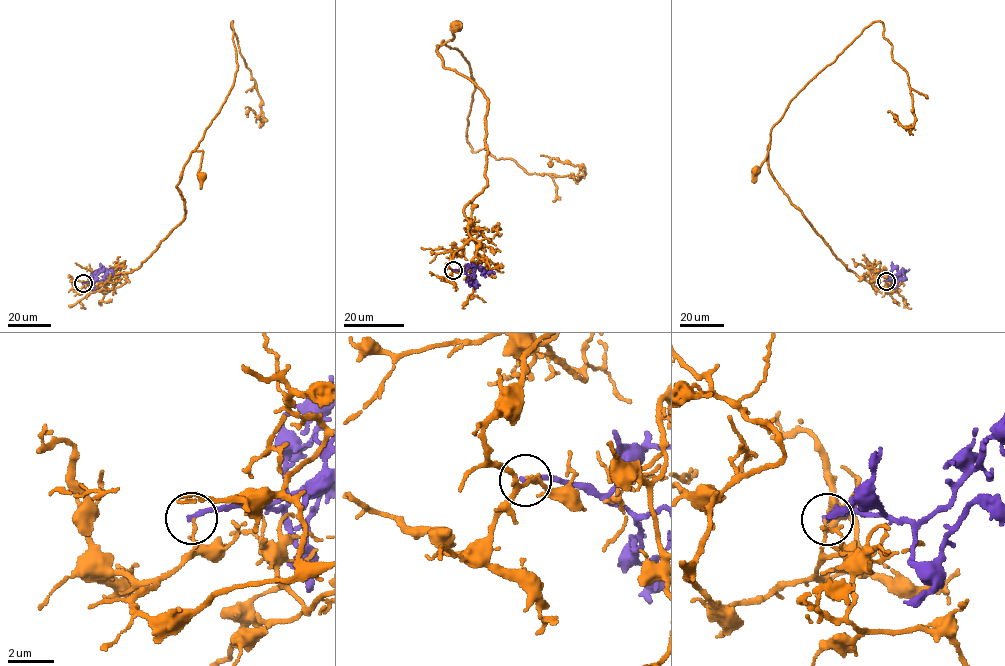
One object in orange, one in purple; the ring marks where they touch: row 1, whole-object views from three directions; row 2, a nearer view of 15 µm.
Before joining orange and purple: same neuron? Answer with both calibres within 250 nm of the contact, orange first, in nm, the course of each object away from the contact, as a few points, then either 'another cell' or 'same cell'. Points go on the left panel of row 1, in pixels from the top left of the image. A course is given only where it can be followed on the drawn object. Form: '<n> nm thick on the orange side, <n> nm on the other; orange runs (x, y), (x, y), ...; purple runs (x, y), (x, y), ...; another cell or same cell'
120 nm thick on the orange side, 240 nm on the other; orange runs (83, 283), (77, 292), (131, 273), (182, 220), (177, 184), (197, 150), (203, 152), (200, 176); purple runs (82, 283), (103, 279), (108, 269), (113, 275); another cell

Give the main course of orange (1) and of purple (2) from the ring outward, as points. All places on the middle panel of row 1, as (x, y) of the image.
1: (453, 270), (487, 151), (483, 90), (436, 50), (455, 27)
2: (453, 270), (465, 272), (470, 266), (478, 265), (484, 273), (495, 274)

